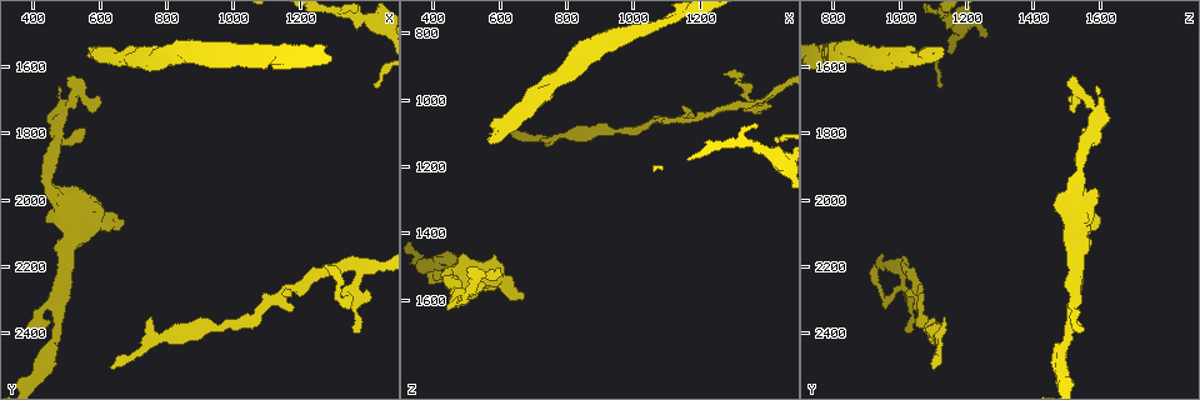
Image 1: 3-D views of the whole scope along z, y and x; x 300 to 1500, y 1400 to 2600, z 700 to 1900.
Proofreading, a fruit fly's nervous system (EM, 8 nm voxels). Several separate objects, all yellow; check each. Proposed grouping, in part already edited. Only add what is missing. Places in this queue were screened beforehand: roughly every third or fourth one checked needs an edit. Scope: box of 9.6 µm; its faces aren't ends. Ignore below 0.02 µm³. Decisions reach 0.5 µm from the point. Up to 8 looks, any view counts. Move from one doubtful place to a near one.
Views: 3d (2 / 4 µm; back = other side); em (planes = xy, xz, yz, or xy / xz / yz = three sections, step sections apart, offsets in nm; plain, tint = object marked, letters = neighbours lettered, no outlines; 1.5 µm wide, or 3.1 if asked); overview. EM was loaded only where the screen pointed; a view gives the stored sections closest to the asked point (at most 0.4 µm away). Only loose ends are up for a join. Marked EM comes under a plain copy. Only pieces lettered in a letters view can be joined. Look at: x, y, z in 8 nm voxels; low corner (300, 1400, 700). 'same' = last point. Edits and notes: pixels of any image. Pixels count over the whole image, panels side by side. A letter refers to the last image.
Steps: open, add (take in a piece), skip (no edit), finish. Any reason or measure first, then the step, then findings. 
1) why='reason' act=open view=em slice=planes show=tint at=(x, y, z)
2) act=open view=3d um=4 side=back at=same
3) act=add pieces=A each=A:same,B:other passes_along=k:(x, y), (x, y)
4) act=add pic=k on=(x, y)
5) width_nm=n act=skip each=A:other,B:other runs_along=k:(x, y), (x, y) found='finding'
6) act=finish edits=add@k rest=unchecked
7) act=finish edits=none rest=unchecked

why='free end' act=open view=3d um=4 at=(480, 1650, 1600)

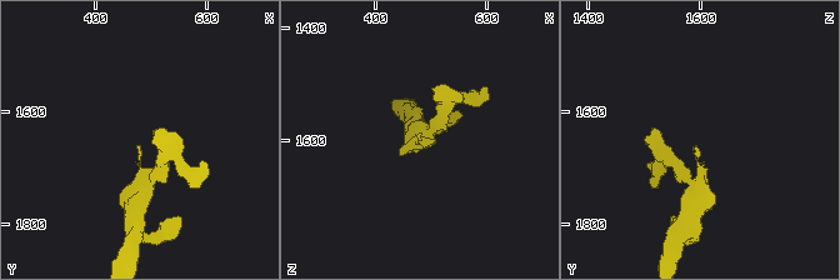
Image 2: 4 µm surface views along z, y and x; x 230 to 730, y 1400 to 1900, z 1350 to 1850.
act=open view=em slice=xy step=4 show=letters at=(480, 1660, 1590)

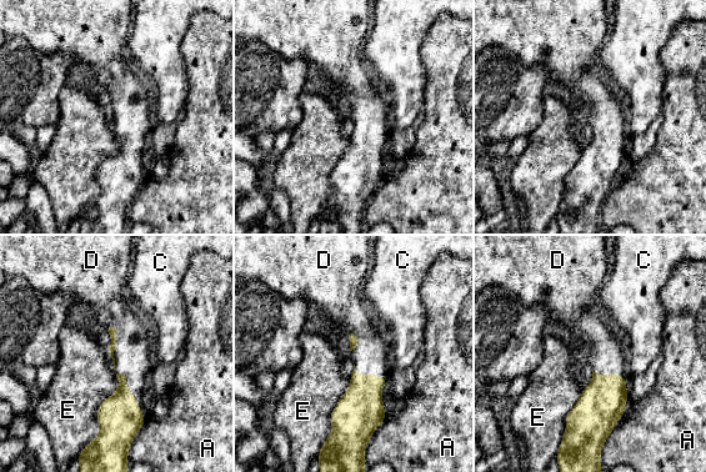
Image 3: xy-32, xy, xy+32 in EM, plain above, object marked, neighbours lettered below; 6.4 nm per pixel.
why='another direction' act=open view=em slice=planes show=letters at=same

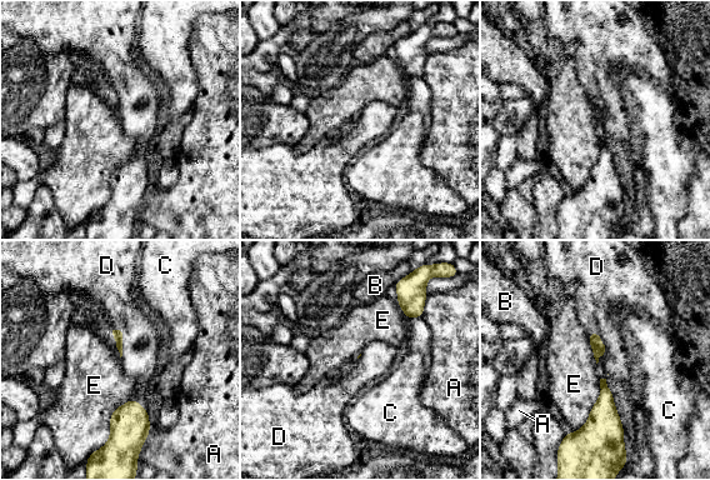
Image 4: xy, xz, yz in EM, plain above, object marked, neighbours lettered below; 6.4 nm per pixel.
act=add pieces=D each=A:other,B:other,C:other,D:same,E:other found='the neuron continues'

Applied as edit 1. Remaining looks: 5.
why='see it whole again' act=open view=overview

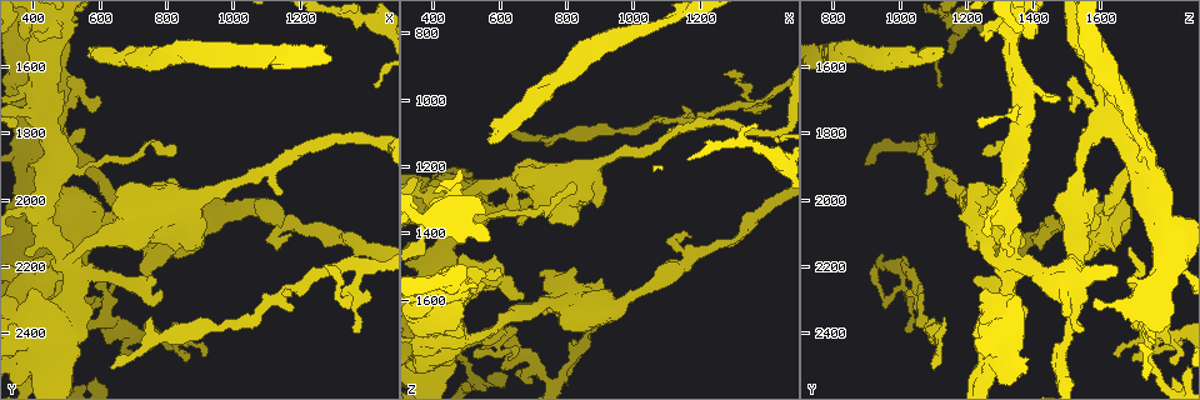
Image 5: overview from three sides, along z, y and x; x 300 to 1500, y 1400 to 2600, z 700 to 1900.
why='long arm stops here' act=open view=3d um=2 at=(570, 1550, 1120)

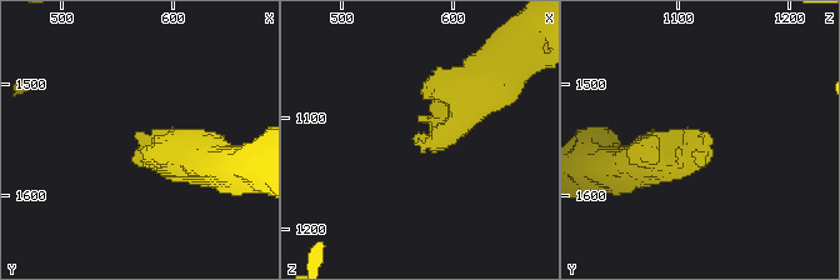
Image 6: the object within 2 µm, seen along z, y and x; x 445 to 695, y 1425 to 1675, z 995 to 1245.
act=open view=em slice=xy step=8 show=letters at=(568, 1546, 1122)

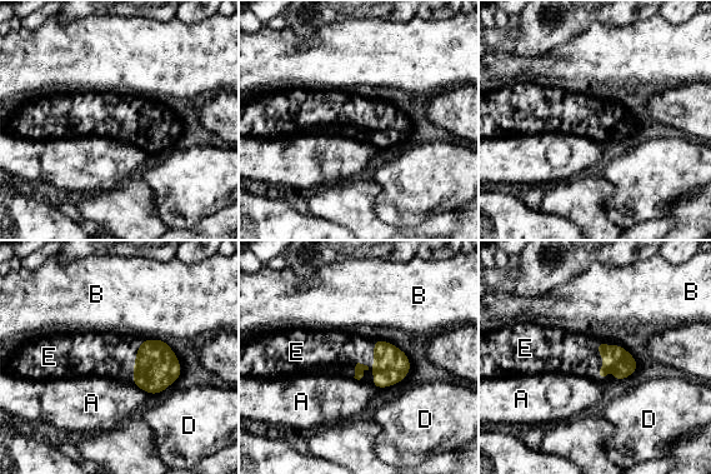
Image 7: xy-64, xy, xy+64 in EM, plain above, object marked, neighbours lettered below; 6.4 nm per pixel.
act=add pieces=E each=A:other,B:other,D:other,E:same found='the neuron continues'

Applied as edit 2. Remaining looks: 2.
act=finish edits=add@4,add@7 rest=unchecked

